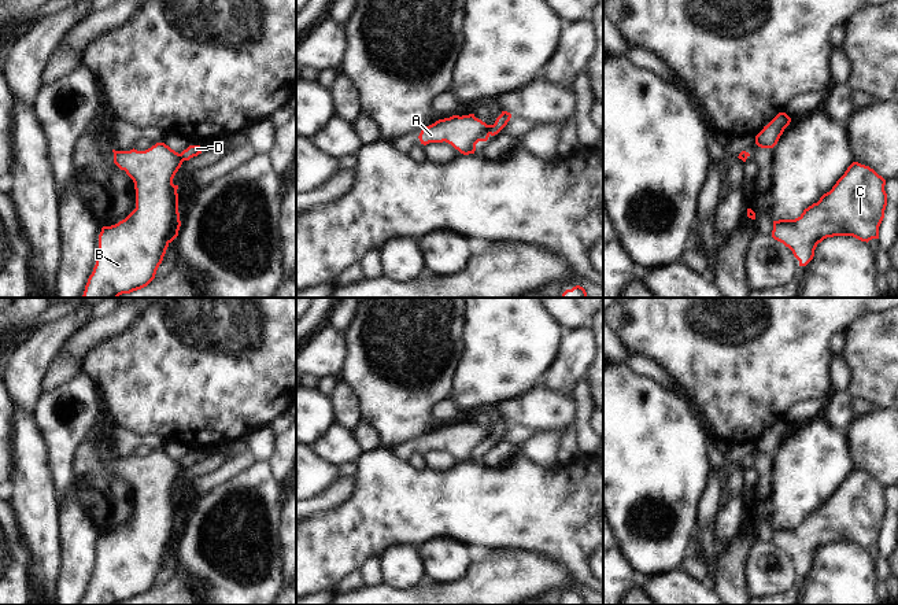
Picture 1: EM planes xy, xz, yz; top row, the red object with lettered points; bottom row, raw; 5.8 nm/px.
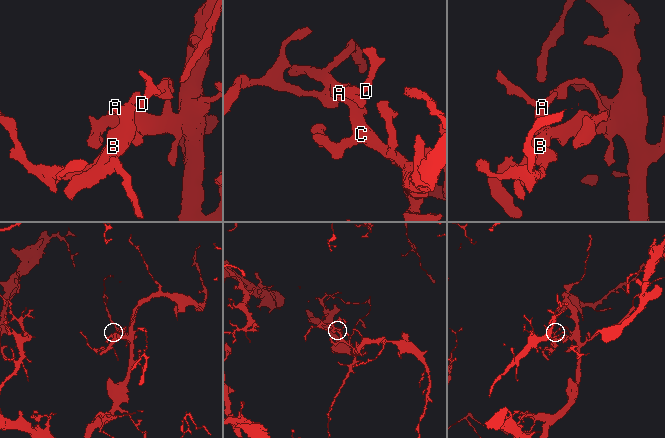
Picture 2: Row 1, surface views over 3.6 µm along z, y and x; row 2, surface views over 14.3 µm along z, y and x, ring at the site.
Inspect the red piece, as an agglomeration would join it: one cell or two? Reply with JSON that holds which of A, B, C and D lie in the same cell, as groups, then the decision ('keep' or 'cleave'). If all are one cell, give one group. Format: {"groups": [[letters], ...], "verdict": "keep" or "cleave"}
{"groups": [["A", "B", "C"], ["D"]], "verdict": "cleave"}

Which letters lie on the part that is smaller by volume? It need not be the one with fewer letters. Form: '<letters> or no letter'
D

